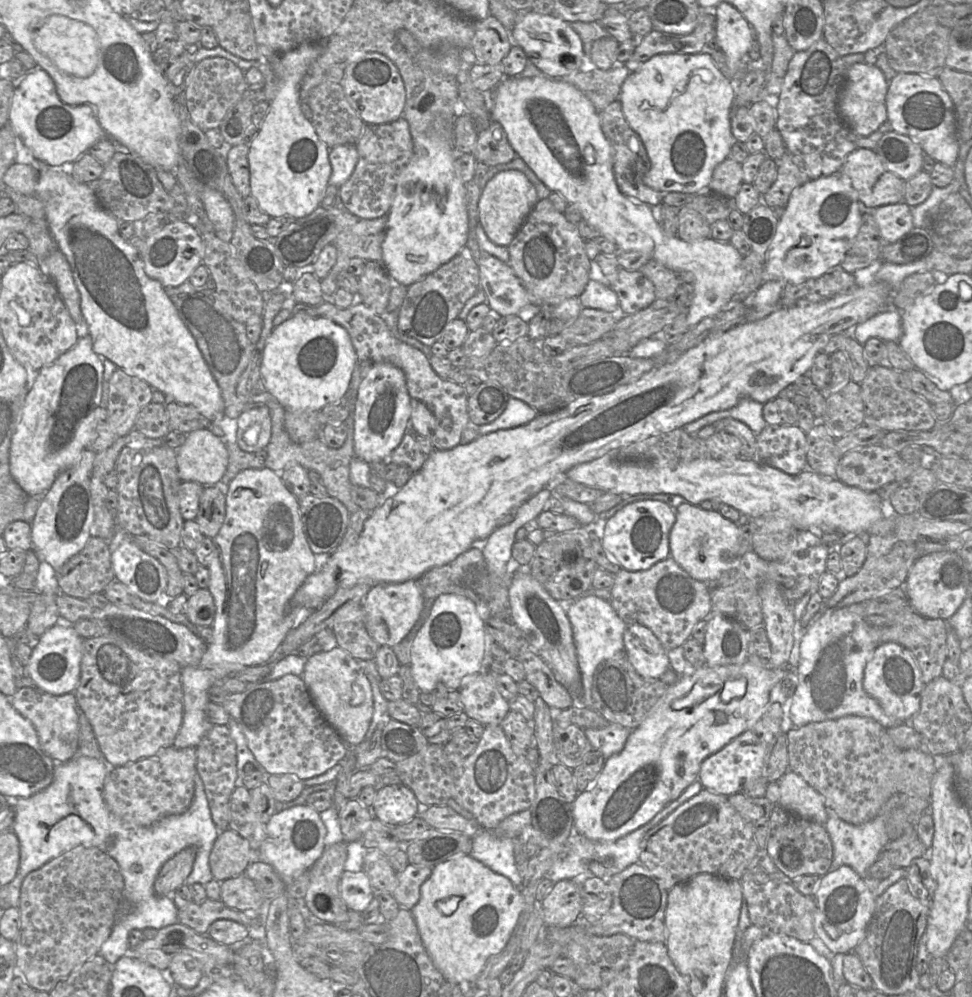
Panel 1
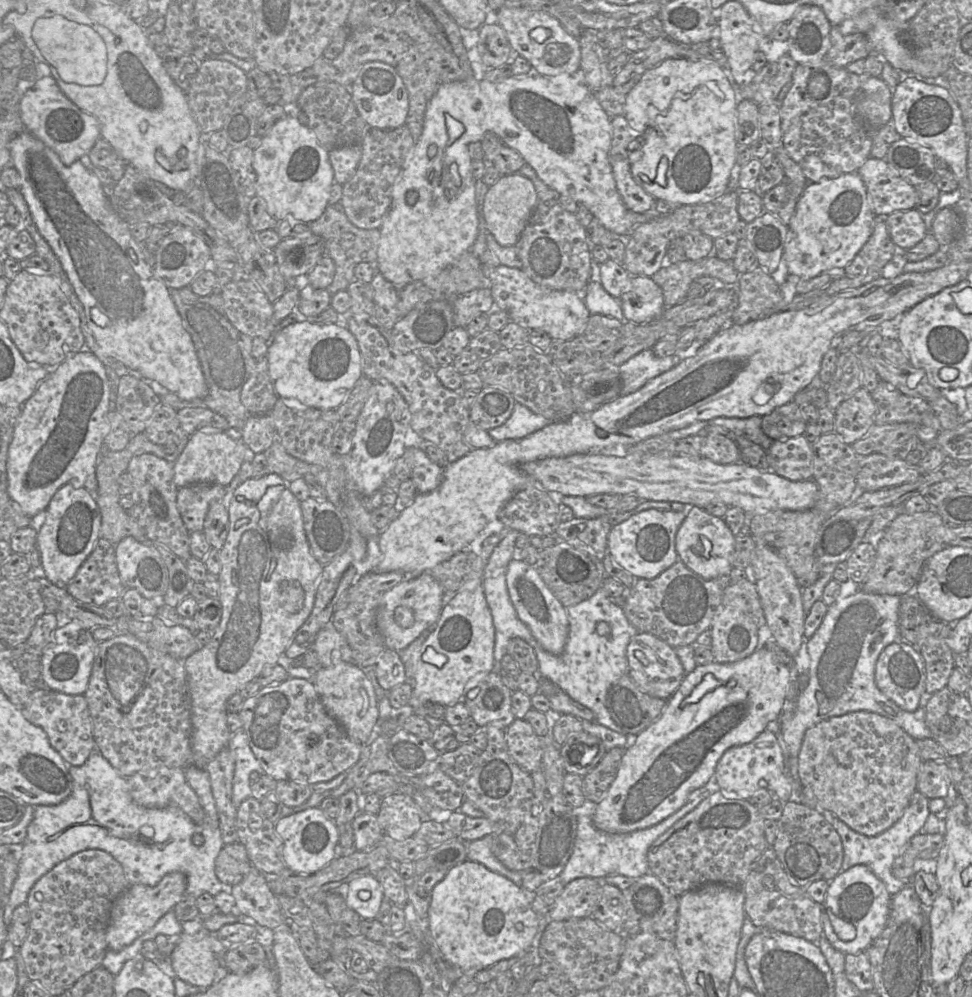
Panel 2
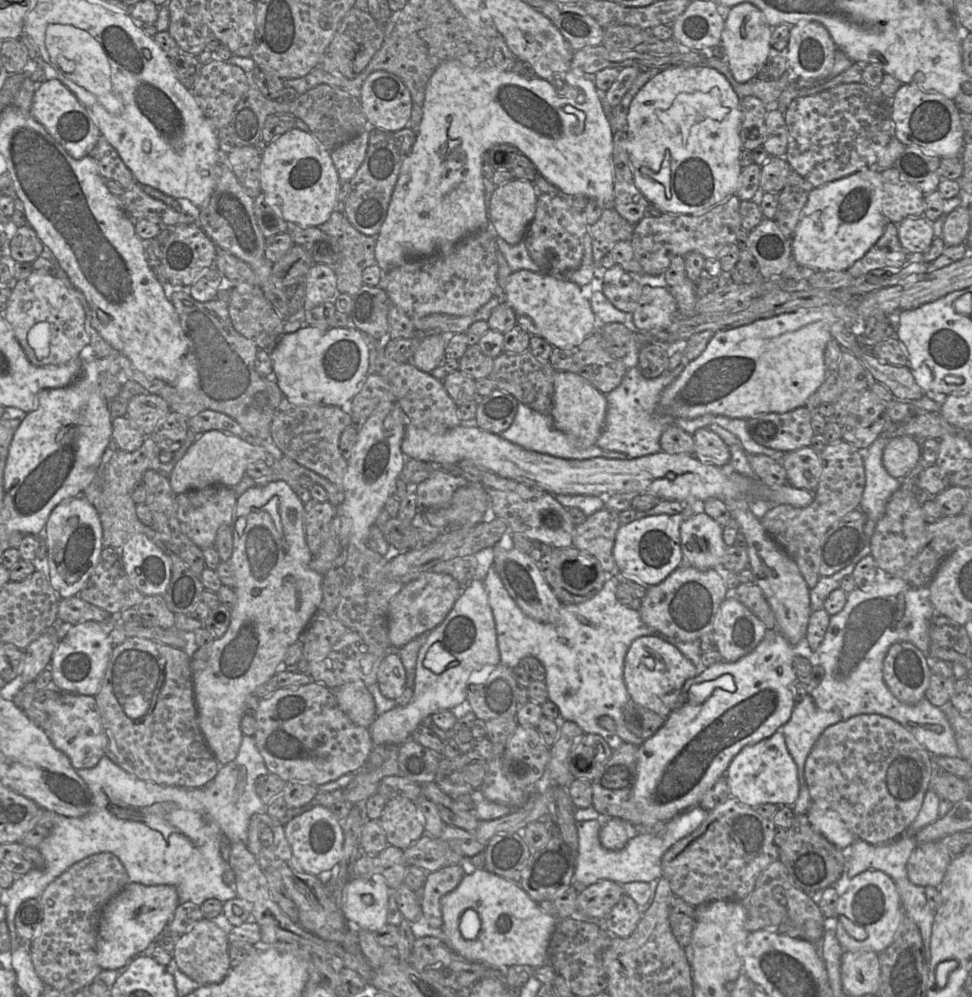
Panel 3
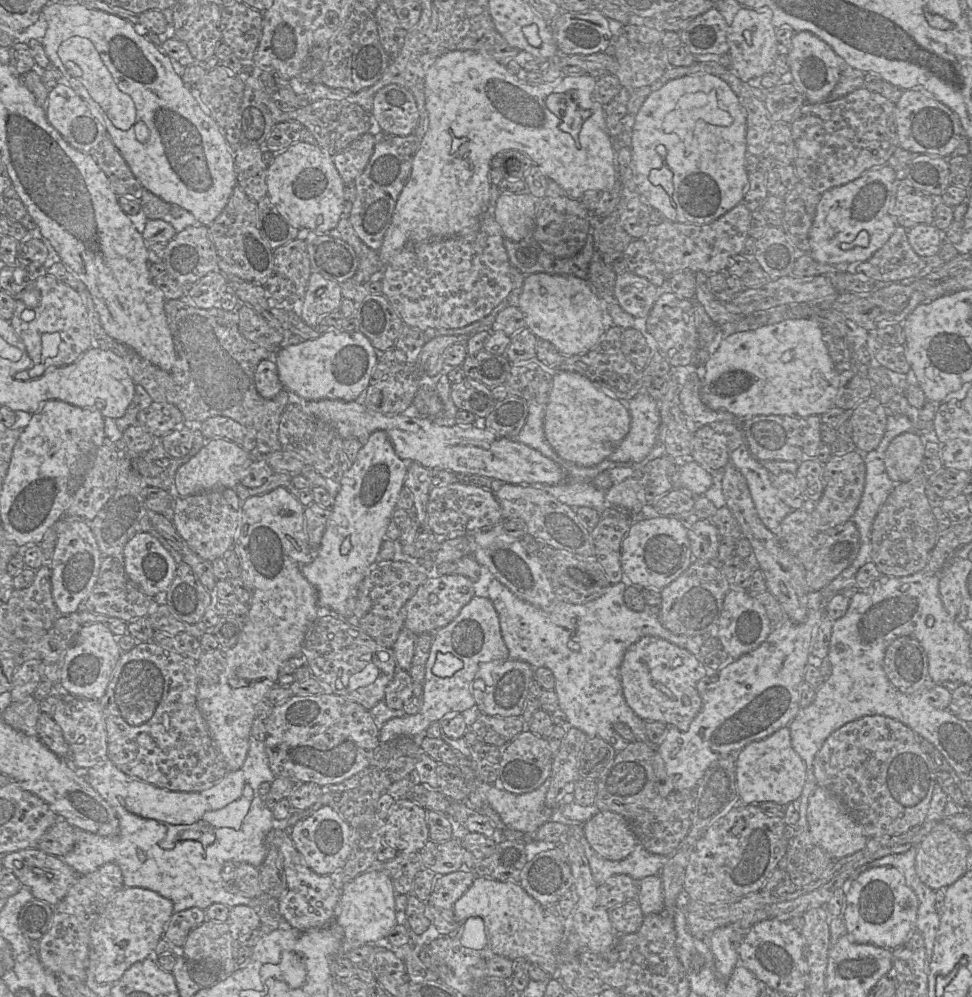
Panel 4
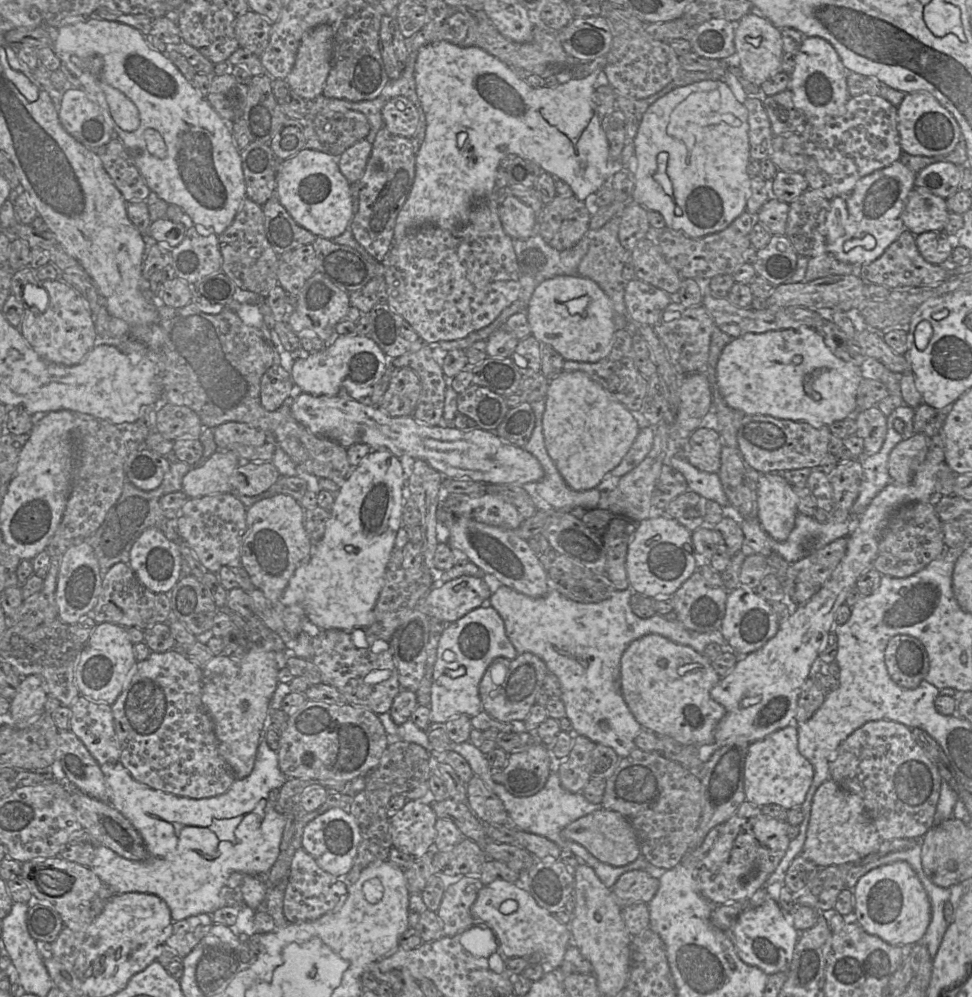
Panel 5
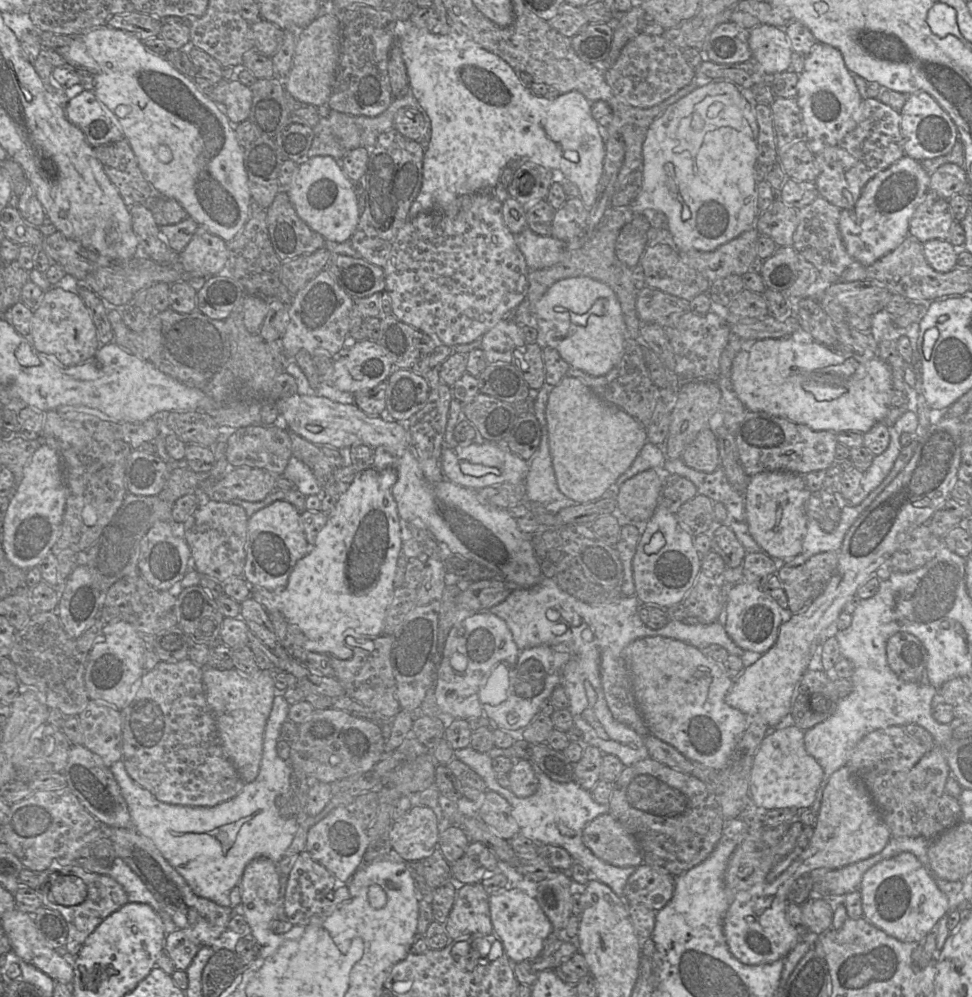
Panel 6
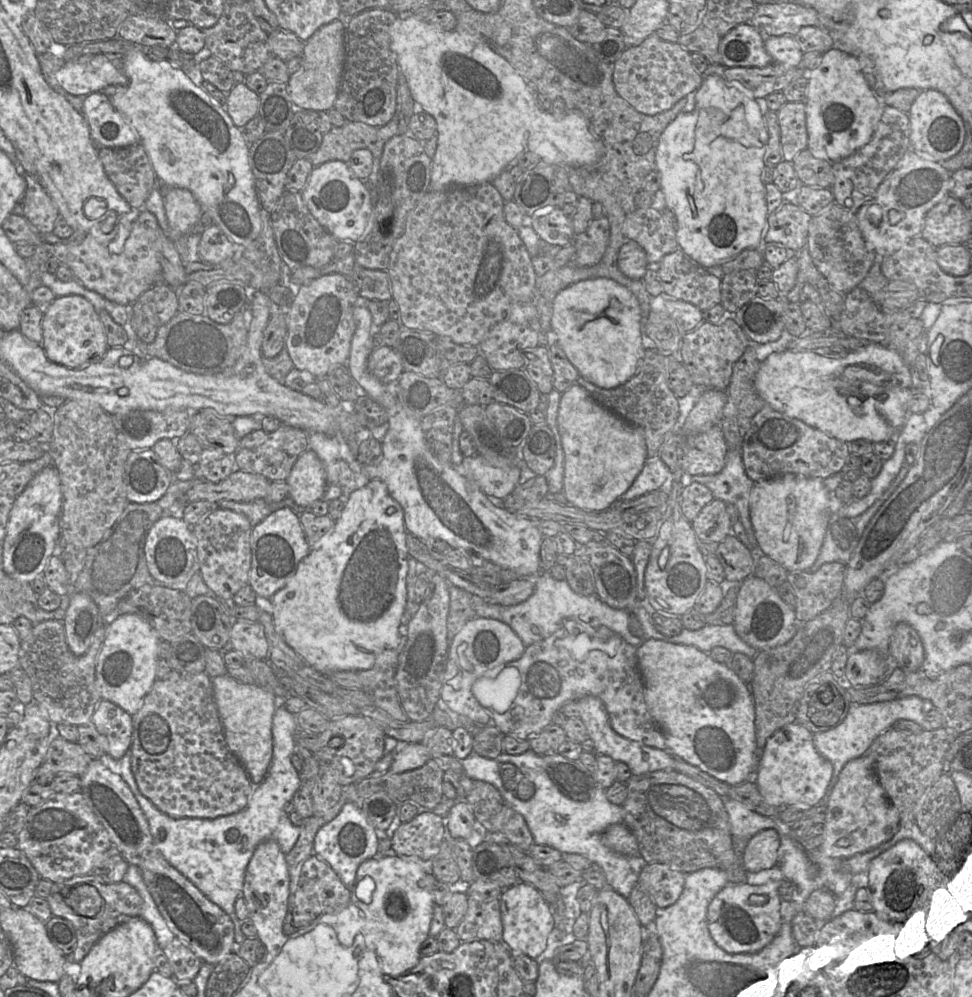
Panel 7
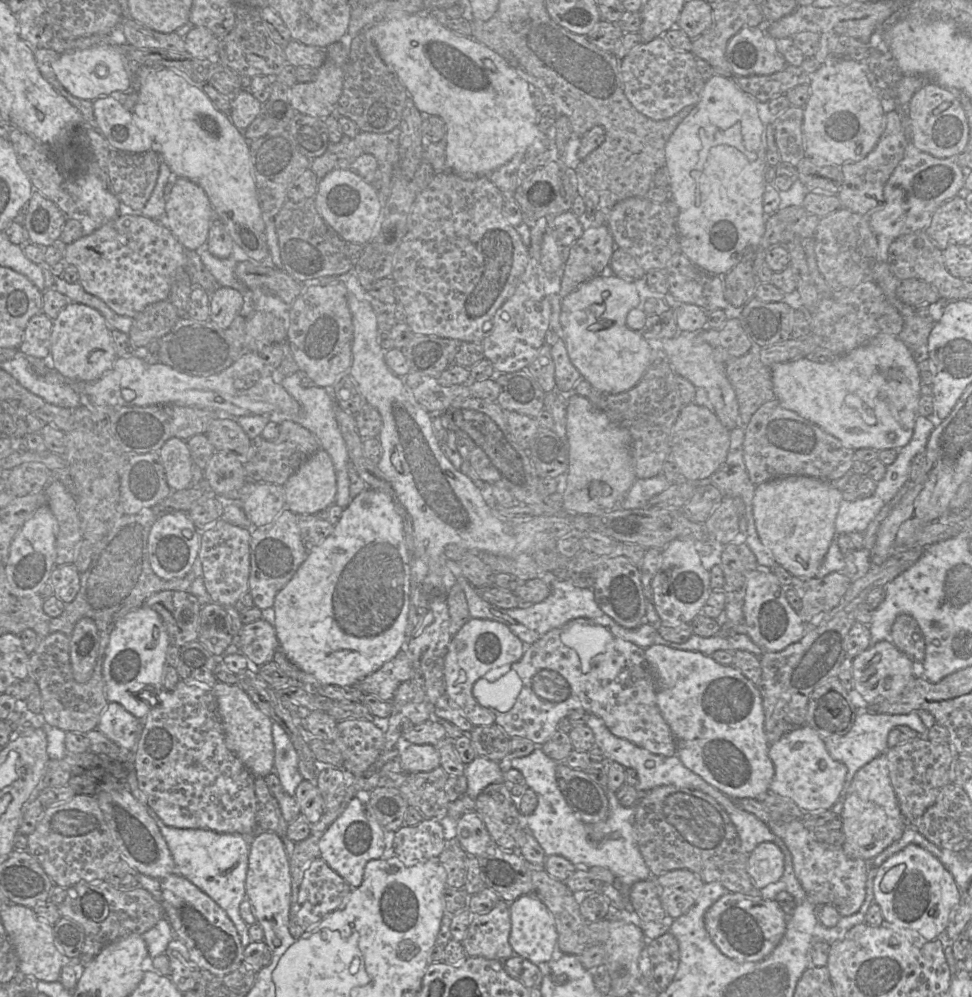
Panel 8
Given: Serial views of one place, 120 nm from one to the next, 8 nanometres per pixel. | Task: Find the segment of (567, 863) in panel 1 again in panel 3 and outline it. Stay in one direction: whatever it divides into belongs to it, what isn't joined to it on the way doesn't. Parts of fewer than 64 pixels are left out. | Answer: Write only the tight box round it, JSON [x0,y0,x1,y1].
[571,805,707,892]

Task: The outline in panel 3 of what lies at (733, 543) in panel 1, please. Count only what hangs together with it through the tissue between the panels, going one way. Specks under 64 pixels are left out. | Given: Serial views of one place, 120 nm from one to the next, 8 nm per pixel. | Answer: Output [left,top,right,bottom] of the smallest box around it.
[680,512,728,570]

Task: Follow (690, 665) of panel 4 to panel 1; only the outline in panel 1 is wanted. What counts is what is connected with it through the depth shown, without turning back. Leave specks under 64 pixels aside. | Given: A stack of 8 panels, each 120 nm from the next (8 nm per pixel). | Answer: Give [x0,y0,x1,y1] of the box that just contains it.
[623,625,670,679]

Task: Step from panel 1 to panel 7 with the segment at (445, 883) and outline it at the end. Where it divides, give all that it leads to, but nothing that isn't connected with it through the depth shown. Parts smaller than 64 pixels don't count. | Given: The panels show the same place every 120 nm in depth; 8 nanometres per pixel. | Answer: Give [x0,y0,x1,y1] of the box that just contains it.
[499,882,554,960]

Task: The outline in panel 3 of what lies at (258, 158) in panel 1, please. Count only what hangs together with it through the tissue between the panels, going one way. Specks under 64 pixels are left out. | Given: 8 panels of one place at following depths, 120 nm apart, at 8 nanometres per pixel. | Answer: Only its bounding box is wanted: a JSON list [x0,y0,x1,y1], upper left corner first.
[260,128,340,228]

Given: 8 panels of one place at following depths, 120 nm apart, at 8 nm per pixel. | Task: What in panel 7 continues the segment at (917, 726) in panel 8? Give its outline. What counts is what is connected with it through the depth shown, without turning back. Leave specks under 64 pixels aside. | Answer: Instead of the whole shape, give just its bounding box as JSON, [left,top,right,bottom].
[813,696,933,787]

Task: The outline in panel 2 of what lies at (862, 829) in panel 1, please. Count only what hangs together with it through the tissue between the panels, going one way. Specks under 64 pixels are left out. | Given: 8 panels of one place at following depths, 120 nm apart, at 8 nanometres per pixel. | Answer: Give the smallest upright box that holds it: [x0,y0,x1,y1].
[822,791,930,896]

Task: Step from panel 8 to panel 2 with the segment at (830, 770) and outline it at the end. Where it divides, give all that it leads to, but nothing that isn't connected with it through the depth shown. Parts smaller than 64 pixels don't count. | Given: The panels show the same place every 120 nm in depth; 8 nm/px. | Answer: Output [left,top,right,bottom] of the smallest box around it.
[714,730,793,802]

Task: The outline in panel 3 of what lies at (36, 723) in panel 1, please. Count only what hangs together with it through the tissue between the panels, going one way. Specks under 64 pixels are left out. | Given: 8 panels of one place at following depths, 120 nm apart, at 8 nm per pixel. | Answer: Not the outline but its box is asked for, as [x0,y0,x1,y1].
[42,691,106,770]

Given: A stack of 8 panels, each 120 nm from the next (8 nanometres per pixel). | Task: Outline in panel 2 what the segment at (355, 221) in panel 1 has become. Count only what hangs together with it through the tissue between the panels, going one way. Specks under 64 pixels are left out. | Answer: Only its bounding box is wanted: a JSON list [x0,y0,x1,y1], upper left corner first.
[305,205,380,295]

